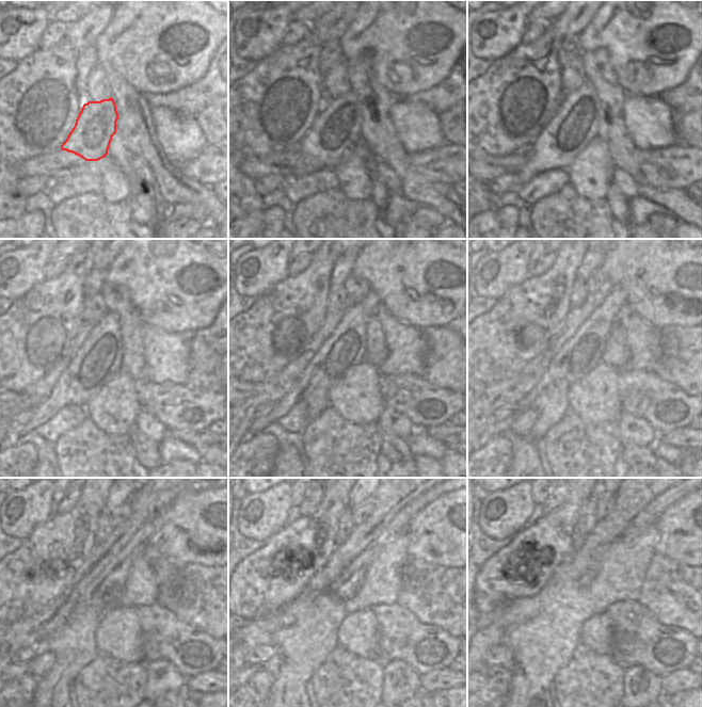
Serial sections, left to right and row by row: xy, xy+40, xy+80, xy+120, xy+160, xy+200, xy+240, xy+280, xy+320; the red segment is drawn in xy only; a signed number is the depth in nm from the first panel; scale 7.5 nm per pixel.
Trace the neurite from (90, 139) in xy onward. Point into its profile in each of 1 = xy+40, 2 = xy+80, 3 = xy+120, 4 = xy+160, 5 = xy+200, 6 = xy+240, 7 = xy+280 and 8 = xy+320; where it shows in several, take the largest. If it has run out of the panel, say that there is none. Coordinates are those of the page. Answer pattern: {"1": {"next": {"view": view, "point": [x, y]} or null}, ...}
{"1": {"next": {"view": "xy+40", "point": [335, 131]}}, "2": {"next": {"view": "xy+80", "point": [575, 124]}}, "3": {"next": {"view": "xy+120", "point": [99, 357]}}, "4": {"next": {"view": "xy+160", "point": [345, 349]}}, "5": {"next": {"view": "xy+200", "point": [579, 354]}}, "6": {"next": {"view": "xy+240", "point": [104, 592]}}, "7": {"next": {"view": "xy+280", "point": [346, 585]}}, "8": {"next": {"view": "xy+320", "point": [649, 516]}}}

